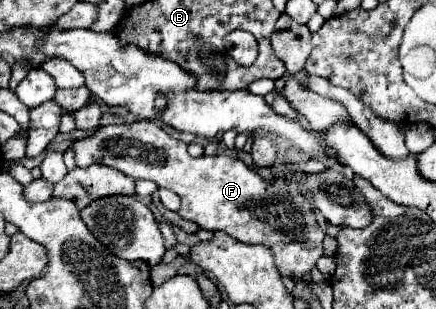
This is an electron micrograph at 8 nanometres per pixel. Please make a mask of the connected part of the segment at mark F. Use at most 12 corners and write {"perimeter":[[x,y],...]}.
{"perimeter":[[151,120],[75,140],[105,164],[177,192],[181,216],[271,246],[307,276],[325,232],[309,200],[229,154],[189,158]]}

